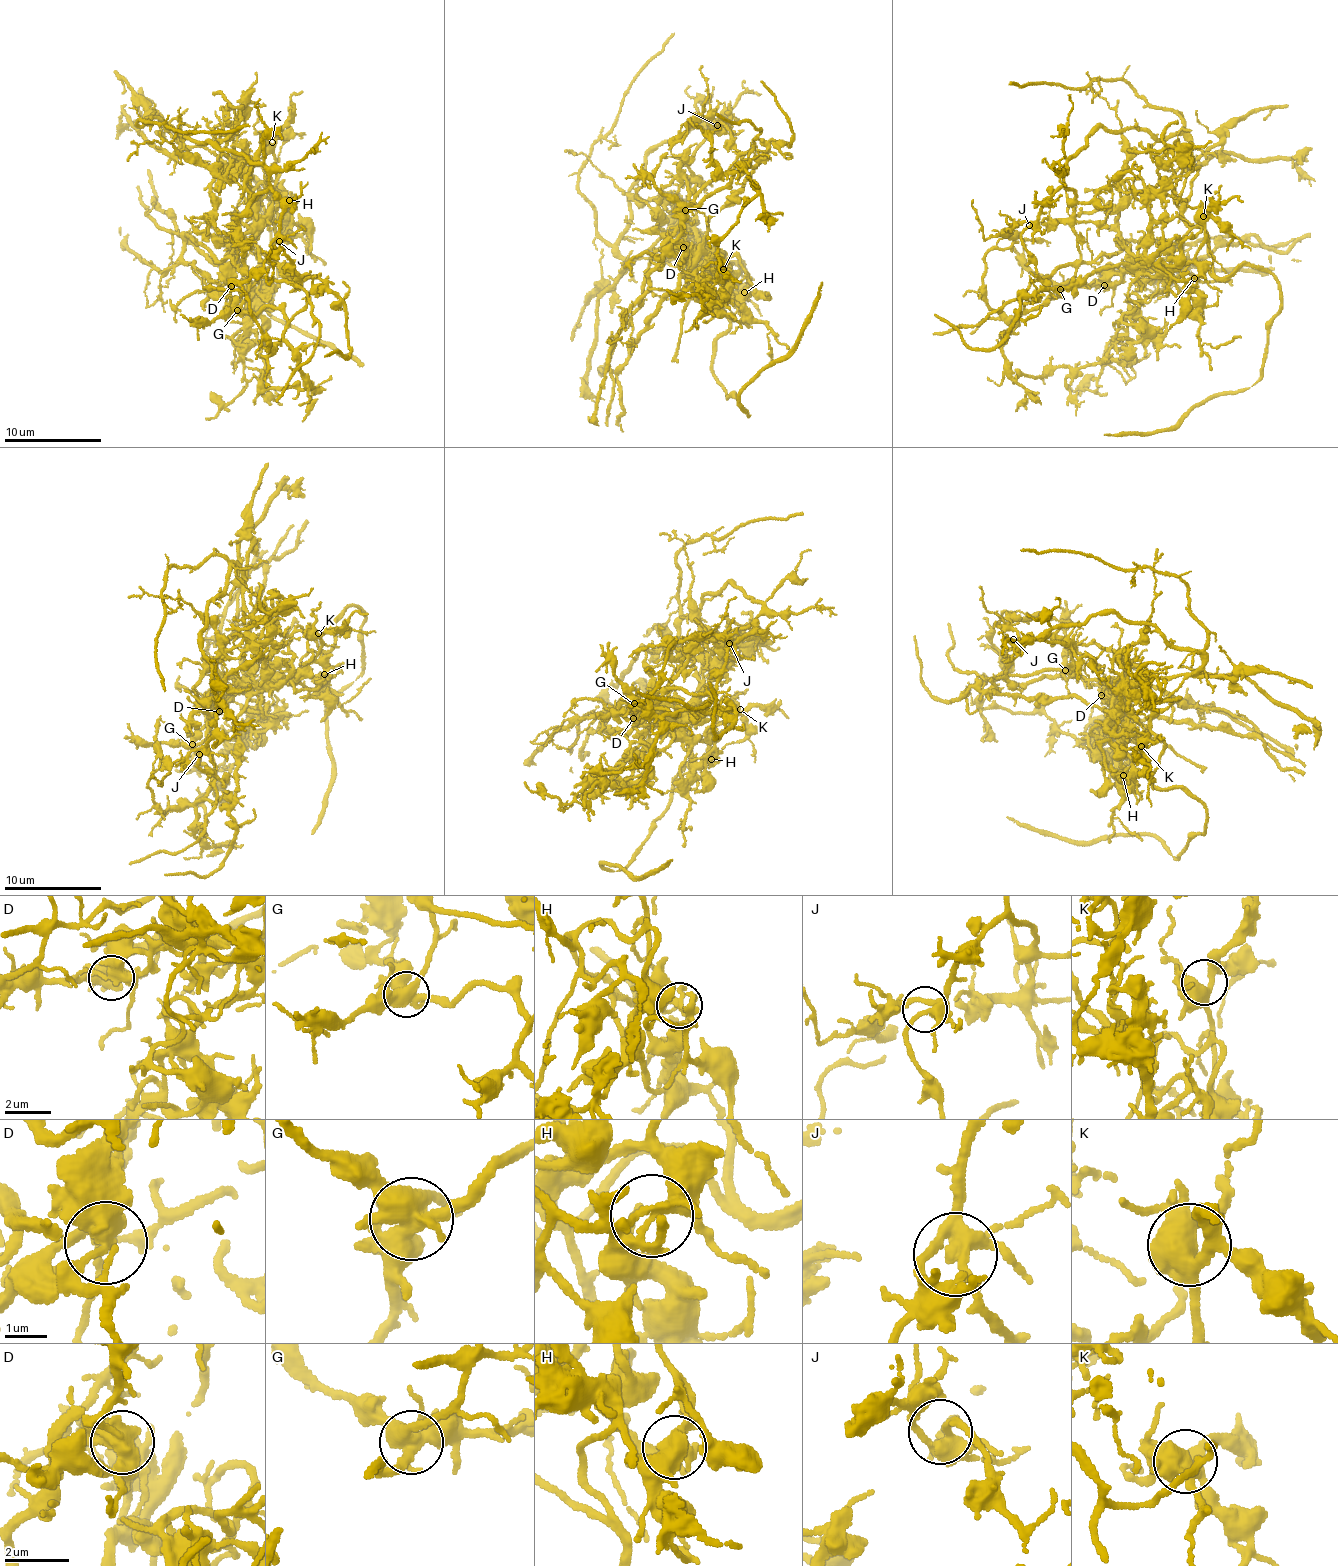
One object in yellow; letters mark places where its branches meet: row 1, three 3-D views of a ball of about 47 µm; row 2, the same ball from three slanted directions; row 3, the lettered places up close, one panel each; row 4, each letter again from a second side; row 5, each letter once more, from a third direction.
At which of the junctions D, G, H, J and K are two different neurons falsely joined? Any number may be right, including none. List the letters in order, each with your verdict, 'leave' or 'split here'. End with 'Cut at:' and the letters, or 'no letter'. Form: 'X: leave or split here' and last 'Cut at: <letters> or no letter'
D: split here
G: split here
H: split here
J: leave
K: leave
Cut at: D, G, H

